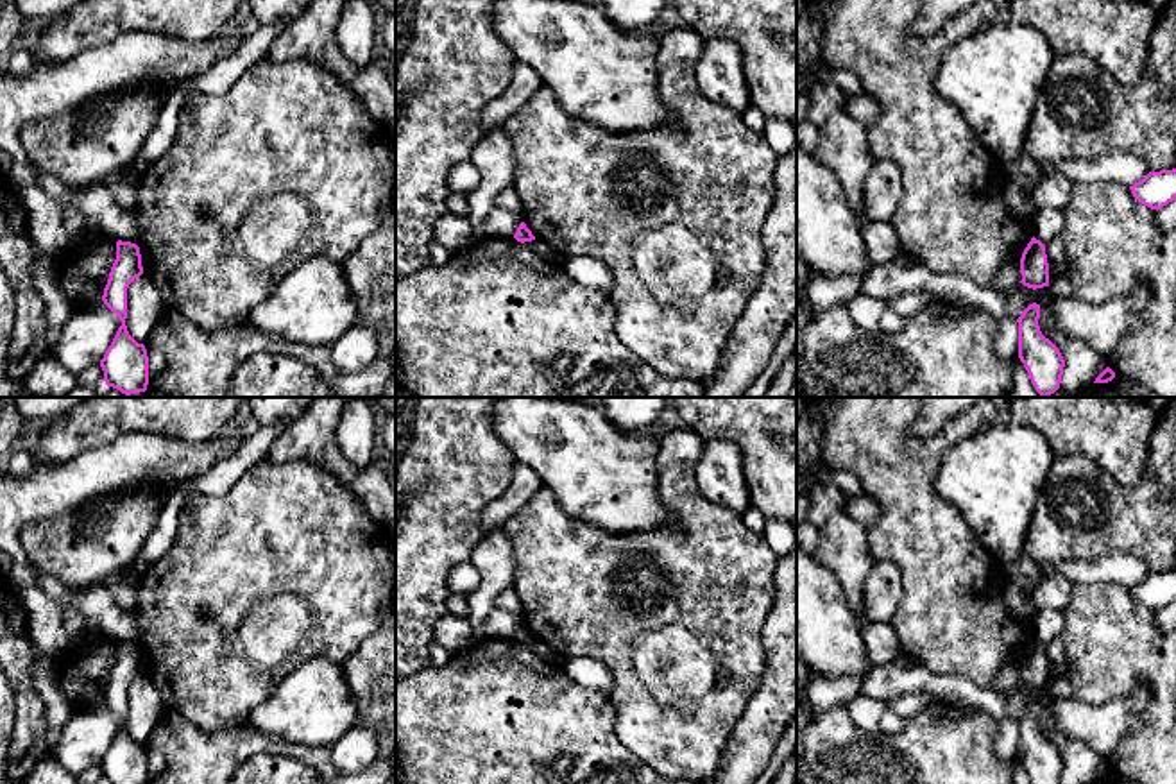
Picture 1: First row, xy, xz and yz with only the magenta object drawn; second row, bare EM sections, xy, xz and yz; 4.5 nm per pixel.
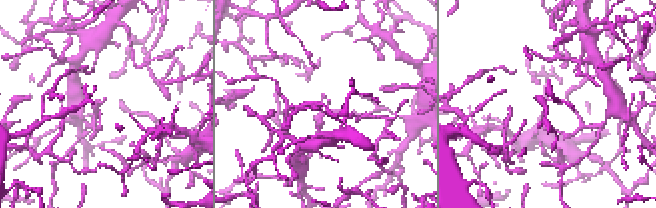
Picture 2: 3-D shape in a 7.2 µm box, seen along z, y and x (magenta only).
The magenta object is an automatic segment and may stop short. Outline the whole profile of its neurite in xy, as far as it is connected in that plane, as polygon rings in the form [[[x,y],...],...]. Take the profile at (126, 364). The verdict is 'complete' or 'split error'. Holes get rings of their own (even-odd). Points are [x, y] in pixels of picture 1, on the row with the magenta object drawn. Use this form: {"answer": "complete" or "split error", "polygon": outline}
{"answer": "complete", "polygon": [[[116,242],[116,260],[111,267],[107,285],[104,288],[104,304],[118,315],[118,328],[111,345],[107,347],[100,367],[107,387],[125,396],[140,394],[149,385],[149,356],[143,344],[138,344],[127,331],[127,288],[143,274],[140,247],[131,242]]]}

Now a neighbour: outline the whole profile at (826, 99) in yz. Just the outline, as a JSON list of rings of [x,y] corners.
[[[832,82],[813,86],[809,97],[805,118],[818,129],[825,125],[832,113],[843,111],[845,93]]]

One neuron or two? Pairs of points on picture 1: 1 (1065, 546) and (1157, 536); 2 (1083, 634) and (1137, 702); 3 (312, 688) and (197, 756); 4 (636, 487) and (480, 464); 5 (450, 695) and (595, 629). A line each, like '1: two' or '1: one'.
1: one
2: two
3: two
4: two
5: two

